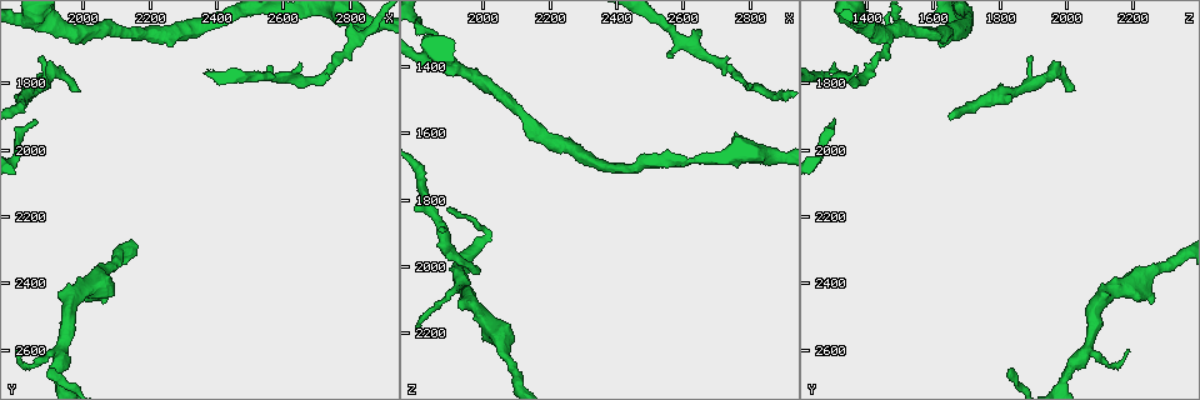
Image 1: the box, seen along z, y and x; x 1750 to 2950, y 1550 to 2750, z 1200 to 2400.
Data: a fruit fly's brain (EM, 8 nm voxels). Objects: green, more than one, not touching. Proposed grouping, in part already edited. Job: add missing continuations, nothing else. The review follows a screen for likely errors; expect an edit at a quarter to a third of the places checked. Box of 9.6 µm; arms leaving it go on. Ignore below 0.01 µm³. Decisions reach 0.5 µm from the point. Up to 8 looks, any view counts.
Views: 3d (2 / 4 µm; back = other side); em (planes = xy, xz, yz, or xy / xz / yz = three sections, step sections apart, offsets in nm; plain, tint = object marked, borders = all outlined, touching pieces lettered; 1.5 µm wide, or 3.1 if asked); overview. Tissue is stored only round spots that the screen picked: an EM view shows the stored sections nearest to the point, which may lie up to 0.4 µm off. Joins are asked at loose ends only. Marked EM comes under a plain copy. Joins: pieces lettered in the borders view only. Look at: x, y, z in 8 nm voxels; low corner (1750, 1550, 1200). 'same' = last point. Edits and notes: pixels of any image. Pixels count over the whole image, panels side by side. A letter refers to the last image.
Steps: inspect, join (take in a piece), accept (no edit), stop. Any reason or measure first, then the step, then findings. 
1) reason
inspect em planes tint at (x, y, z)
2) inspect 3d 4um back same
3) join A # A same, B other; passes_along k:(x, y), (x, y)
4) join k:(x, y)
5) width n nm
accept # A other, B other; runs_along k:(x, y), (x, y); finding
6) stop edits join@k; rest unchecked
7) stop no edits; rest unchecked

end of a long branch
inspect em planes borders at (1900, 2680, 1830)

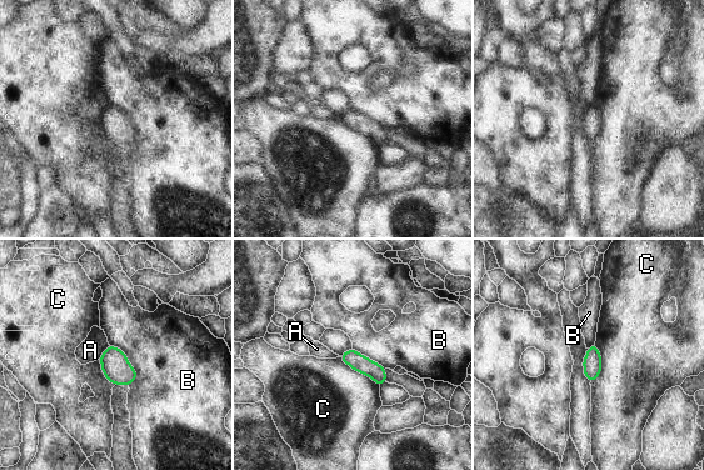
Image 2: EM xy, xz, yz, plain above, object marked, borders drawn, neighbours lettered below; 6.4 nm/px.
accept # A other, B other, C other; no lettered piece goes on from it

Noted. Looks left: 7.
branch stops here
inspect em planes borders at (1880, 1730, 1890)

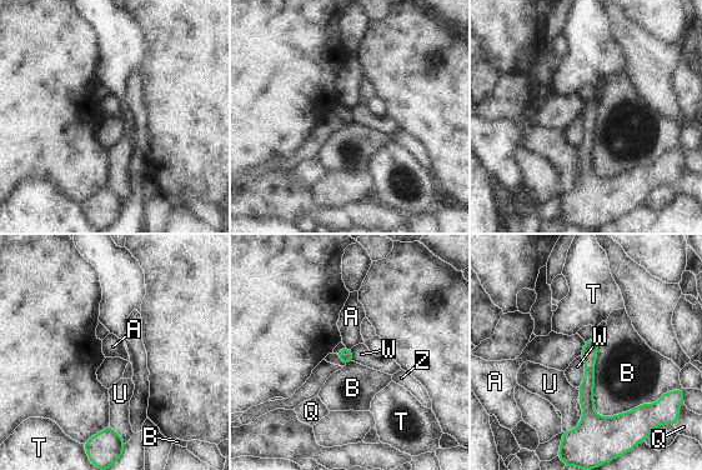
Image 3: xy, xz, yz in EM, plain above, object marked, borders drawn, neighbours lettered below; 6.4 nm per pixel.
accept # A other, B other, Q other, T other, U other, W other, Z other; border 3:(581, 356), (583, 380), (578, 388); no lettered piece goes on from it

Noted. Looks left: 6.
free end
inspect em yz step 4 tint at (2560, 1740, 1360)

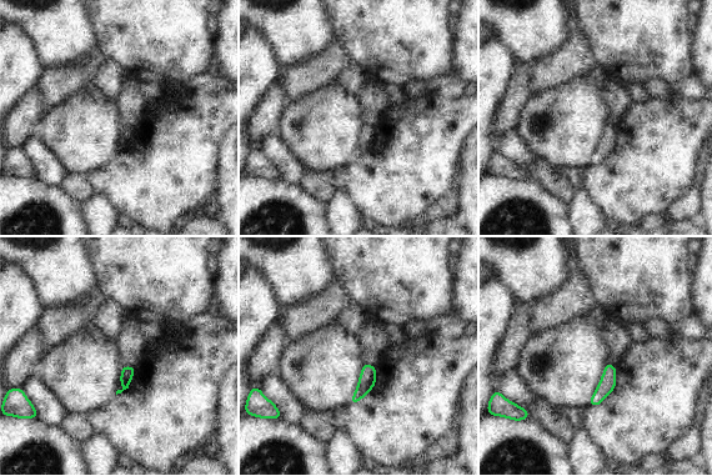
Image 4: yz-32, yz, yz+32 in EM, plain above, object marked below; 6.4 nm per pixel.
another direction
inspect em planes borders same

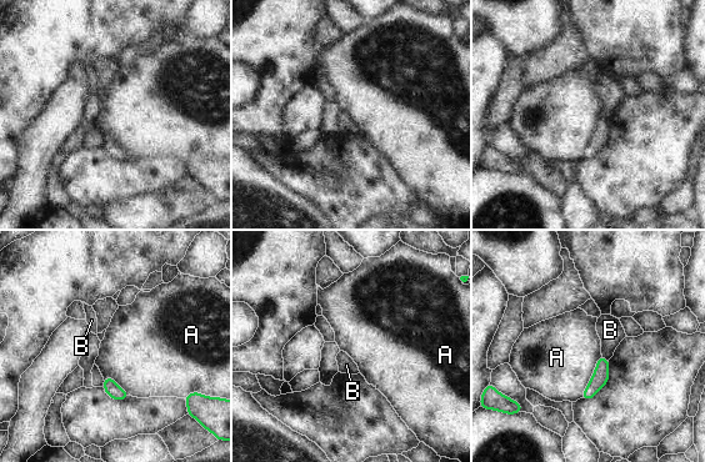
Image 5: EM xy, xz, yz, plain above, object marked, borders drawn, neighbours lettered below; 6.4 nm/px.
accept # A other, B other; border 5:(601, 356), (580, 397); none of them fits

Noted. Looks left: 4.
stop no edits; rest unchecked

